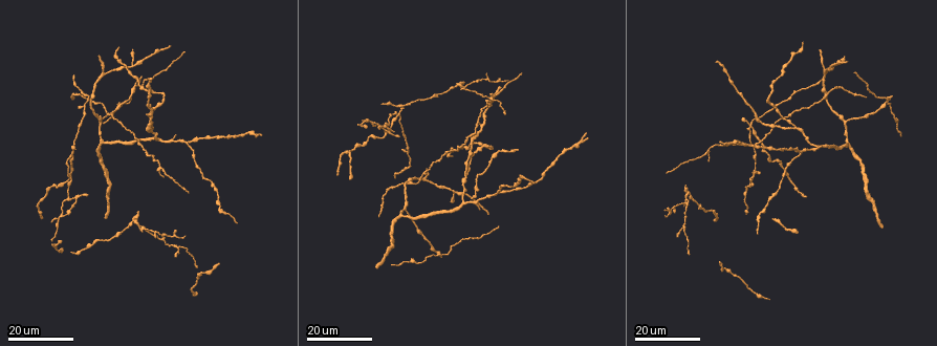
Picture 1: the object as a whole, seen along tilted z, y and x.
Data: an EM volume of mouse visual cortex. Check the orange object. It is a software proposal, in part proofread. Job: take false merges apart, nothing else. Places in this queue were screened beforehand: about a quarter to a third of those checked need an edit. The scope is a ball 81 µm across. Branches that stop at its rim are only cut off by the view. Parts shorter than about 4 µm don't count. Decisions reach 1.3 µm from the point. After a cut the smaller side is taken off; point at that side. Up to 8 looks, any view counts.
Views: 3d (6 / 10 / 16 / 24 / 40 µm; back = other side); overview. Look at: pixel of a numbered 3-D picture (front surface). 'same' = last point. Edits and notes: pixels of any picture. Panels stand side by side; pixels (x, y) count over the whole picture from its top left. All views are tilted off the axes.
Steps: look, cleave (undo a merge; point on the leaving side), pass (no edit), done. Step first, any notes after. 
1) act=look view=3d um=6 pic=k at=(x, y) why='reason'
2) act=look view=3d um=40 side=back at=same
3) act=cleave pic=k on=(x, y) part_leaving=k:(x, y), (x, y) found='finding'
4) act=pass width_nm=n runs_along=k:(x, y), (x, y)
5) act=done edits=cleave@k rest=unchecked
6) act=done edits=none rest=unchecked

act=look view=3d um=16 pic=1 at=(399, 114) why='looks like a crossing'

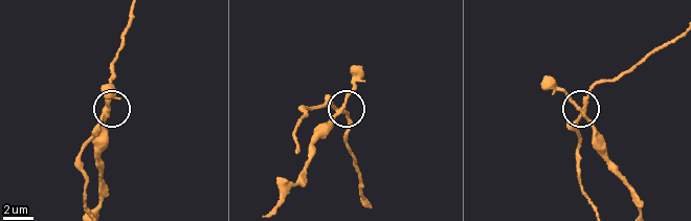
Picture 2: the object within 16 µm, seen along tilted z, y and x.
act=look view=3d um=6 pic=2 at=(105, 117)

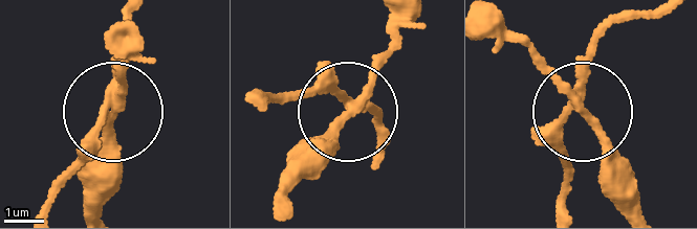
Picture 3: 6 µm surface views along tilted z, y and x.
act=cleave pic=3 on=(85, 146) arms=4 part_leaving=3:(109, 95), (129, 16) found='two neurons meet here'

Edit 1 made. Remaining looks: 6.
act=look view=overview why='see it whole again'

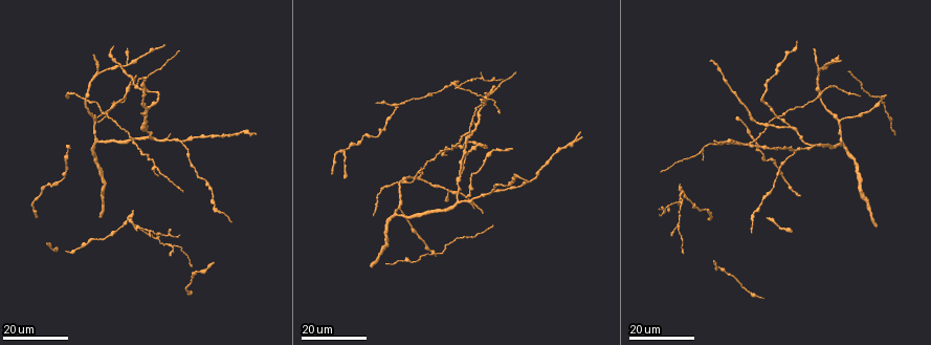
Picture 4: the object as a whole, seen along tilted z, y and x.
act=look view=3d um=16 pic=4 at=(84, 100) why='four or more arms meet'

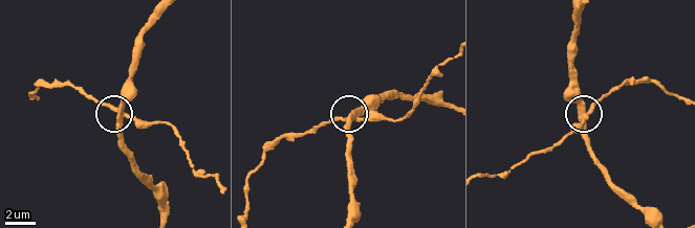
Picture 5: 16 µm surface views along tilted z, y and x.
act=look view=3d um=6 pic=5 at=(117, 119)

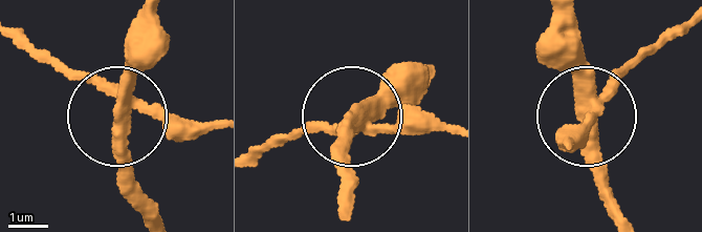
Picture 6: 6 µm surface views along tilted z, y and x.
act=cleave pic=6 on=(170, 132) arms=4 part_leaving=6:(119, 100), (24, 51) found='a second neuron is stuck on'

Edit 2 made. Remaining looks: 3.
act=look view=overview why='redraw'

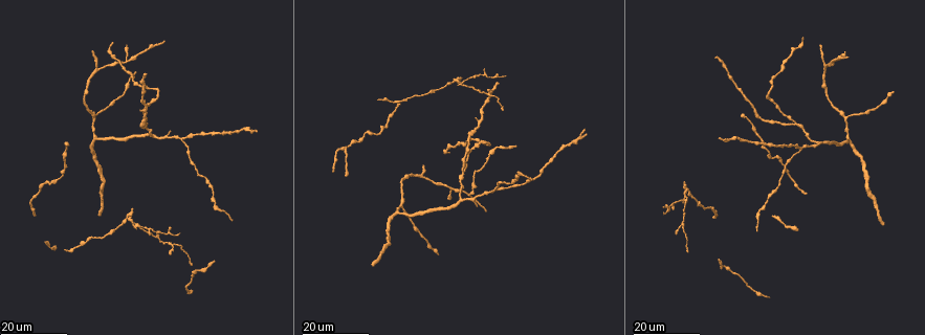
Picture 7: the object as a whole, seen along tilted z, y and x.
act=look view=3d um=16 pic=7 at=(795, 122) why='two arms in line, one across'

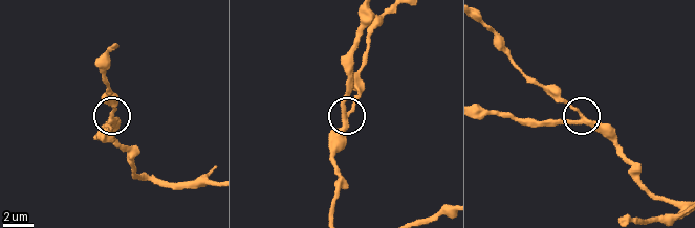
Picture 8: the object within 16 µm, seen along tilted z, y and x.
act=look view=3d um=10 pic=8 at=(346, 116)

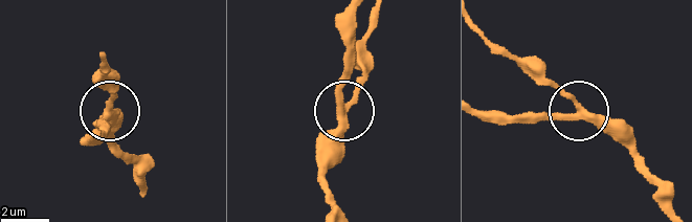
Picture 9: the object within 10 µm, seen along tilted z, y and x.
act=pass found='one neuron here'

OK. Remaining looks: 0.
act=done edits=cleave@3,cleave@6 rest=unchecked

